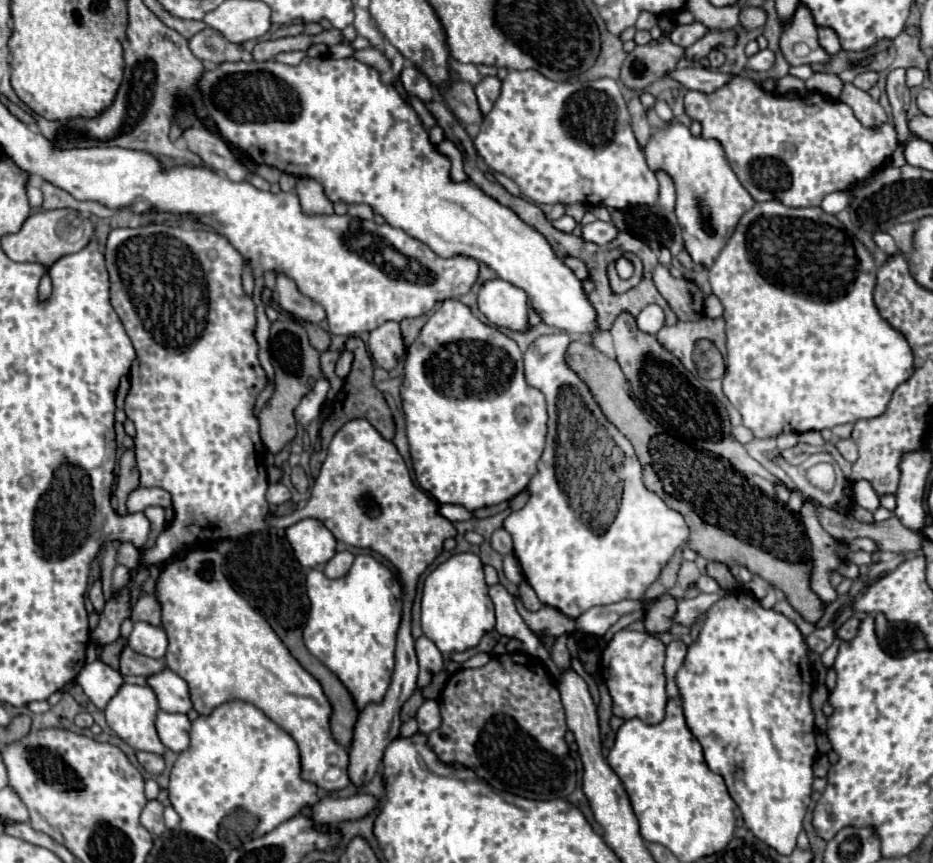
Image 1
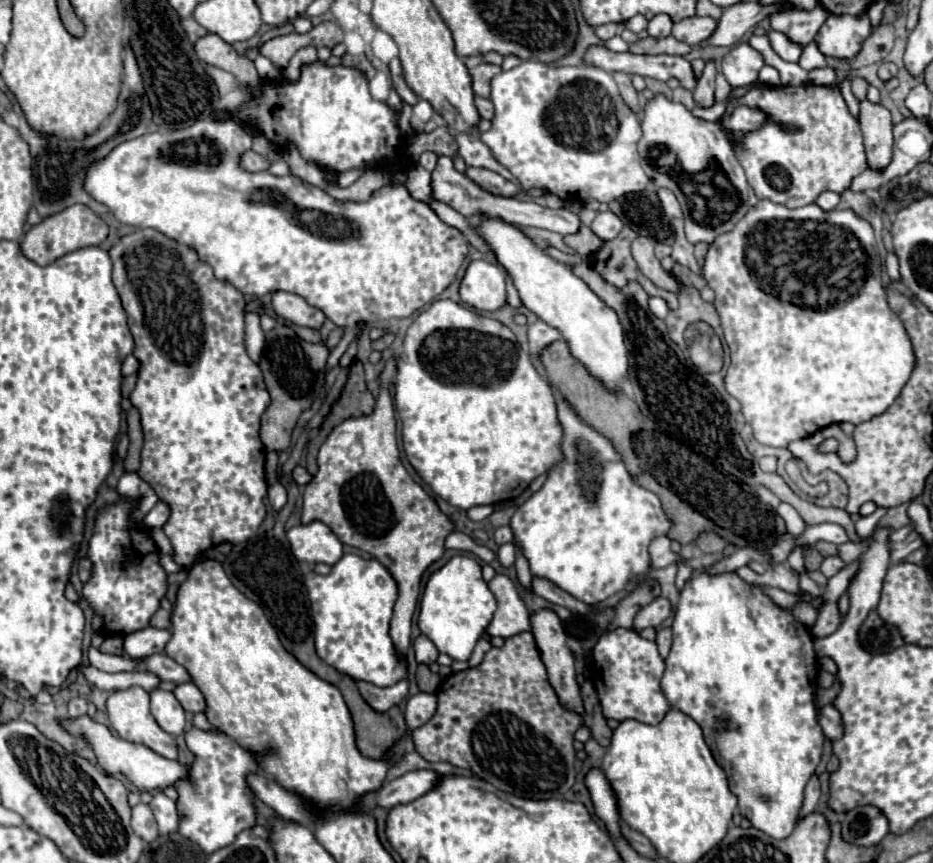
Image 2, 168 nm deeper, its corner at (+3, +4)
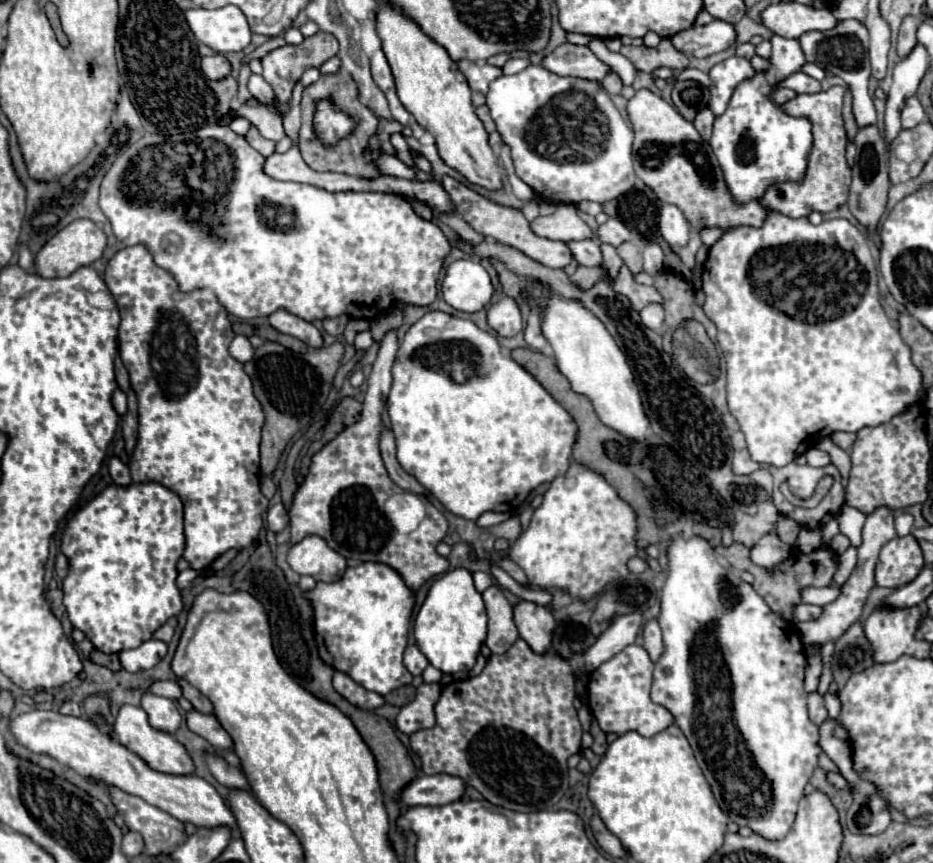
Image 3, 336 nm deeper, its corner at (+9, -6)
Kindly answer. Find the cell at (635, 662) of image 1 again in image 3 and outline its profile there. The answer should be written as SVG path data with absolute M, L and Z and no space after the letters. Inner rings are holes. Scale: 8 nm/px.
M639 645L625 647L589 675L589 709L605 733L623 735L627 731L637 731L643 737L653 737L673 723L673 715L665 707L651 701L651 679L653 661Z

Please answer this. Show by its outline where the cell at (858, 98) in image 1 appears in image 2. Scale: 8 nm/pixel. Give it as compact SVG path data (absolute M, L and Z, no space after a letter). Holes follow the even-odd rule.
M861 101L859 125L863 131L863 145L867 155L867 165L871 169L885 169L891 163L891 113L883 105L875 105L871 101Z

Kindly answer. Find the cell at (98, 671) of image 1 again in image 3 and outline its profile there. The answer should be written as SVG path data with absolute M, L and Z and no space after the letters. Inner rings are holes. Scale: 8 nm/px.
M153 681L149 685L149 693L169 697L169 699L179 699L181 697L181 689L175 681Z

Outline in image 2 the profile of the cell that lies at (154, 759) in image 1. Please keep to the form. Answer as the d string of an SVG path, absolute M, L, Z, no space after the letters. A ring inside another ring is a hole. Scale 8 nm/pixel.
M81 715L81 717L65 717L59 721L59 725L73 737L85 739L89 743L89 747L95 751L97 755L97 763L99 767L109 773L121 773L125 775L135 787L139 787L141 791L153 791L153 789L167 789L167 787L175 787L177 781L187 779L189 777L189 769L183 767L179 761L171 761L165 759L161 755L157 755L155 751L151 751L149 747L141 745L141 743L131 743L125 741L121 737L115 737L105 725L93 721L89 715Z

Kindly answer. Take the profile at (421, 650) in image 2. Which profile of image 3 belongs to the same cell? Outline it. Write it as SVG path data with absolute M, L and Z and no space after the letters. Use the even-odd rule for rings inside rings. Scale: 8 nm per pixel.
M409 645L409 647L405 649L403 663L405 663L405 667L409 669L411 675L421 675L421 673L425 671L425 667L429 665L427 657L417 649L417 645Z

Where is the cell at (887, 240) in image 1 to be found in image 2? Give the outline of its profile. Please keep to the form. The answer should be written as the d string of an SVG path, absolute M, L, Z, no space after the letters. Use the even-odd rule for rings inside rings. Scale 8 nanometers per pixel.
M893 252L888 253L885 266L891 281L900 280L898 259Z

